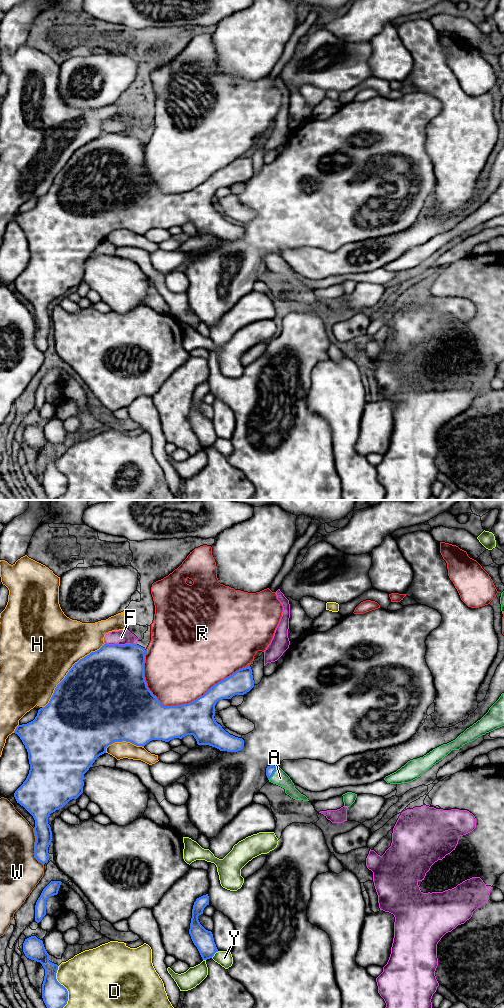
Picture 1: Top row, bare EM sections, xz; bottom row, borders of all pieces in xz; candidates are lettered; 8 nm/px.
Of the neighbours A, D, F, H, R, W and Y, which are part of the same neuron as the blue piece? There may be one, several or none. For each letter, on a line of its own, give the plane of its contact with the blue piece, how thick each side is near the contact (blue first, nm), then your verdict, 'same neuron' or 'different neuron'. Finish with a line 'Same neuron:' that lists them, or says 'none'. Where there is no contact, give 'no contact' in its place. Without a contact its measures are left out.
A: contact in xz; calibres 70 and 120 nm; same neuron
D: contact in xz; calibres 200 and 500 nm; different neuron
F: contact in xz; calibres 480 and 120 nm; different neuron
H: contact in xz; calibres 500 and 480 nm; different neuron
R: contact in xz; calibres 280 and 500 nm; different neuron
W: contact in xz; calibres 140 and 320 nm; different neuron
Y: contact in xz; calibres 160 and 120 nm; different neuron
Same neuron: A

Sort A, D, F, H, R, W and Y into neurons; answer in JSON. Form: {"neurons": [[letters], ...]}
{"neurons": [["A"], ["D"], ["F"], ["H"], ["R"], ["W"], ["Y"]]}

